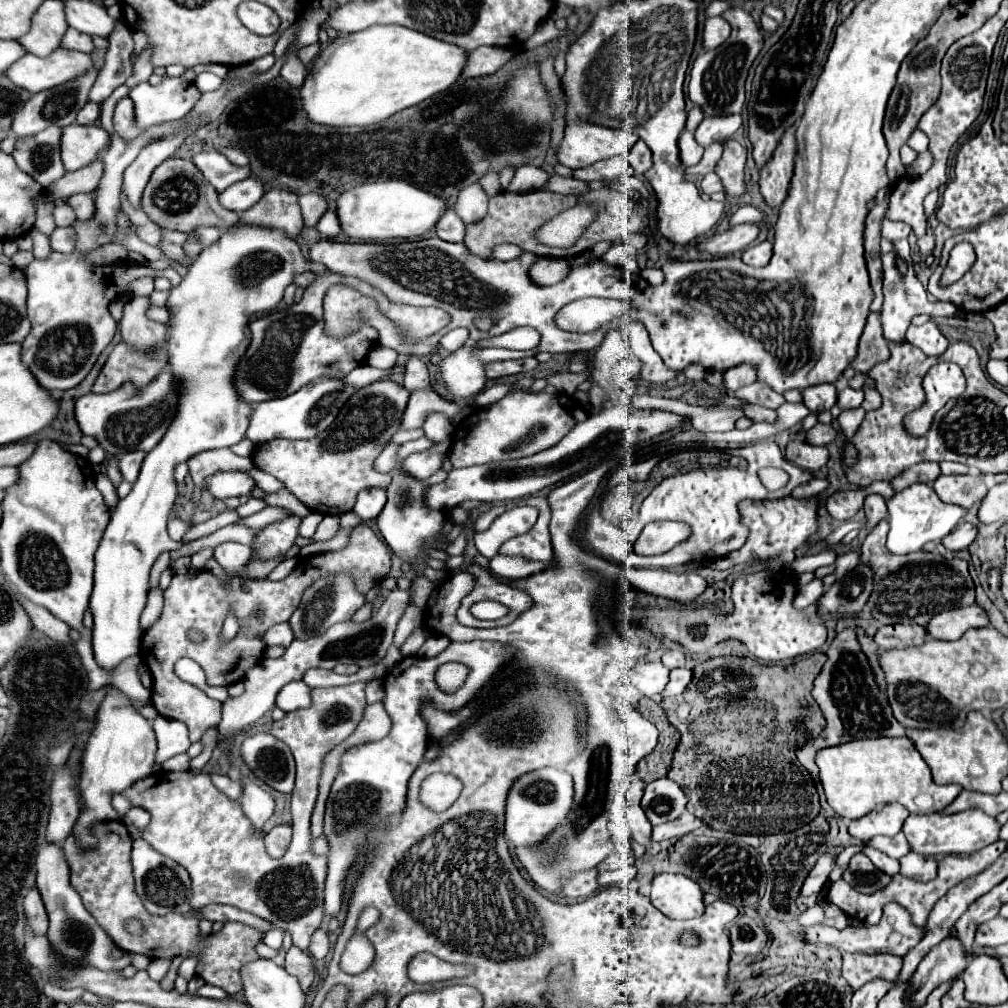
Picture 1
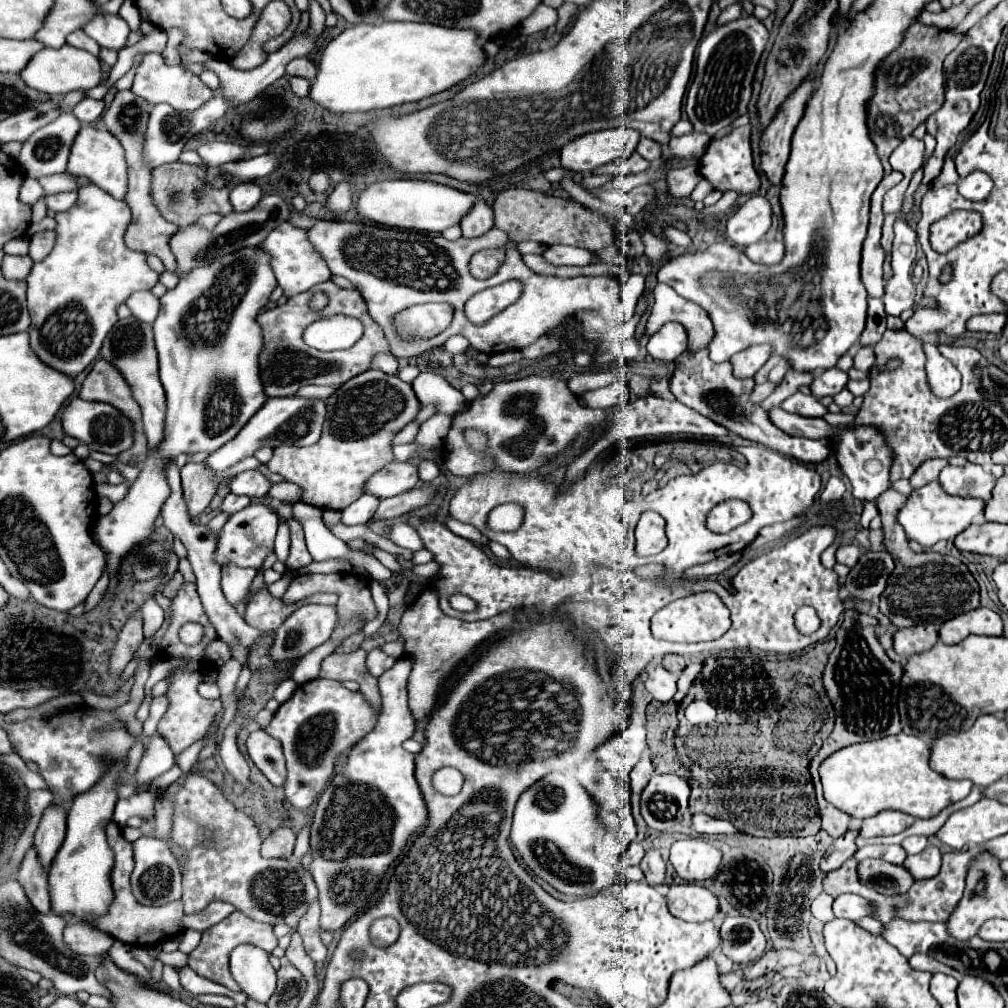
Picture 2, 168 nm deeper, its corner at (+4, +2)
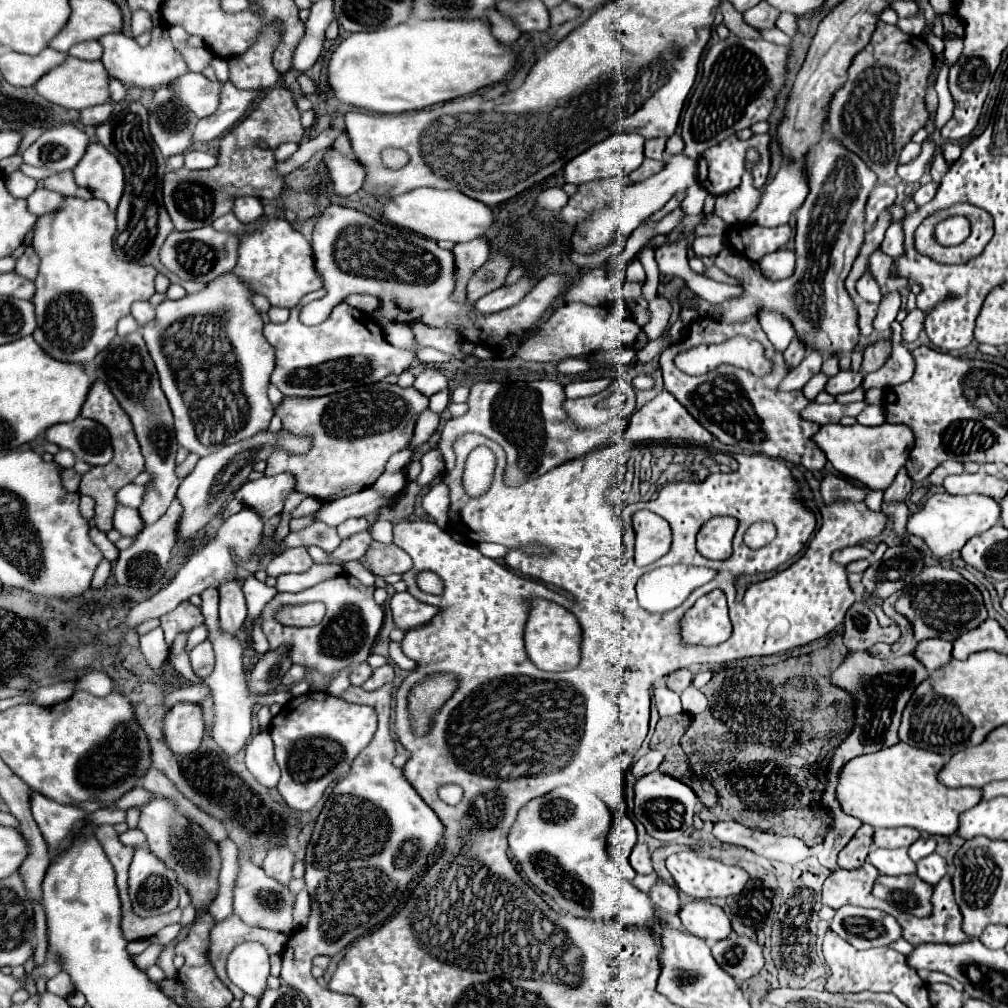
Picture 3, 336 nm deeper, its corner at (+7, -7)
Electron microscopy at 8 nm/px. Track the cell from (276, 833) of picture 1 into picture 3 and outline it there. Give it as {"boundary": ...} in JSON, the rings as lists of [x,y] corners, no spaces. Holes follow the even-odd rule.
{"boundary":[[[274,846],[266,854],[262,862],[262,870],[270,876],[276,878],[282,884],[288,884],[292,880],[292,864],[294,864],[294,854],[288,846]]]}

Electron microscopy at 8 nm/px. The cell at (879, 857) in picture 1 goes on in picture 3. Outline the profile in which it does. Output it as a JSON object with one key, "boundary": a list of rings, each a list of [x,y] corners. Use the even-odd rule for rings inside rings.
{"boundary":[[[907,848],[870,850],[868,862],[874,864],[874,868],[878,868],[880,874],[898,876],[916,872],[916,864],[910,860]]]}

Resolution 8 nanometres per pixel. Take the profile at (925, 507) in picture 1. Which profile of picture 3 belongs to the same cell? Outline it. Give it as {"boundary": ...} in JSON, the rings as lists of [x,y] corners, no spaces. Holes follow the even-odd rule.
{"boundary":[[[932,494],[918,512],[910,514],[906,522],[908,534],[914,534],[922,538],[934,556],[948,556],[952,552],[958,552],[968,538],[986,532],[994,524],[998,524],[1000,518],[1000,506],[996,500],[980,494],[968,494],[968,496],[952,496],[952,494]]]}

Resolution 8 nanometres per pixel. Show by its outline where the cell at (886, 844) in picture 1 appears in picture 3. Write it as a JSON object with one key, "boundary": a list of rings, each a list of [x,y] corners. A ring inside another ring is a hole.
{"boundary":[[[930,836],[930,838],[918,838],[918,840],[908,848],[908,854],[910,854],[910,858],[912,858],[914,862],[918,862],[920,858],[932,854],[934,848],[936,848],[936,840],[934,840],[932,836]]]}

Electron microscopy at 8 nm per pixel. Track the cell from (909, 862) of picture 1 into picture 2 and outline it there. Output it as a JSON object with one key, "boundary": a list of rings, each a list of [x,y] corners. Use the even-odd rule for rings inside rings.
{"boundary":[[[929,845],[925,851],[917,855],[909,855],[903,863],[909,867],[909,871],[915,875],[915,879],[929,879],[939,873],[941,869],[941,851],[933,845]]]}

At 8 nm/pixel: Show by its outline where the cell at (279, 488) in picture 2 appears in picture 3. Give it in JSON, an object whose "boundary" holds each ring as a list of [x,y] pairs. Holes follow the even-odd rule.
{"boundary":[[[306,498],[302,500],[302,504],[292,512],[292,516],[306,516],[306,514],[312,514],[312,510],[318,510],[322,506],[322,502],[314,500],[314,498]]]}

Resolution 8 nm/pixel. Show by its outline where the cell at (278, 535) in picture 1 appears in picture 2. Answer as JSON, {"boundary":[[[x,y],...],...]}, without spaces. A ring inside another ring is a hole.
{"boundary":[[[251,503],[245,509],[233,513],[217,537],[215,561],[223,565],[237,565],[237,567],[257,567],[261,569],[265,557],[273,551],[273,539],[277,533],[279,515],[263,503]]]}

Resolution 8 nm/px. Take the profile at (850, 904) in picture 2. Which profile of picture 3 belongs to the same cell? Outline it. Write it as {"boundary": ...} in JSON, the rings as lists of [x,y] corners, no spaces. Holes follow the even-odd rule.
{"boundary":[[[842,906],[830,922],[830,928],[848,940],[856,950],[888,946],[900,938],[900,926],[894,916],[860,906]]]}

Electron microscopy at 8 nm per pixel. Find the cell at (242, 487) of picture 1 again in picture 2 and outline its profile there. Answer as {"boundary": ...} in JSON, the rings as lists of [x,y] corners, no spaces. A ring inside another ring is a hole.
{"boundary":[[[245,471],[229,481],[229,489],[235,495],[247,495],[251,499],[261,499],[269,493],[271,481],[261,471]]]}

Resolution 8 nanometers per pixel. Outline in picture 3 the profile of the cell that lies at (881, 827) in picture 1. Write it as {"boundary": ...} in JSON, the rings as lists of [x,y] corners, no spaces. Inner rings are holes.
{"boundary":[[[878,828],[874,832],[876,848],[908,848],[916,842],[920,832],[916,828]]]}

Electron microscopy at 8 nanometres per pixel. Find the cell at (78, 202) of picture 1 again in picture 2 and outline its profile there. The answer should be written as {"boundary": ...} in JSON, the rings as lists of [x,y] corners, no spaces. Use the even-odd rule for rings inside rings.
{"boundary":[[[63,191],[63,193],[55,193],[55,195],[47,195],[45,197],[45,205],[51,211],[67,211],[69,207],[73,207],[73,203],[77,201],[77,191]]]}

